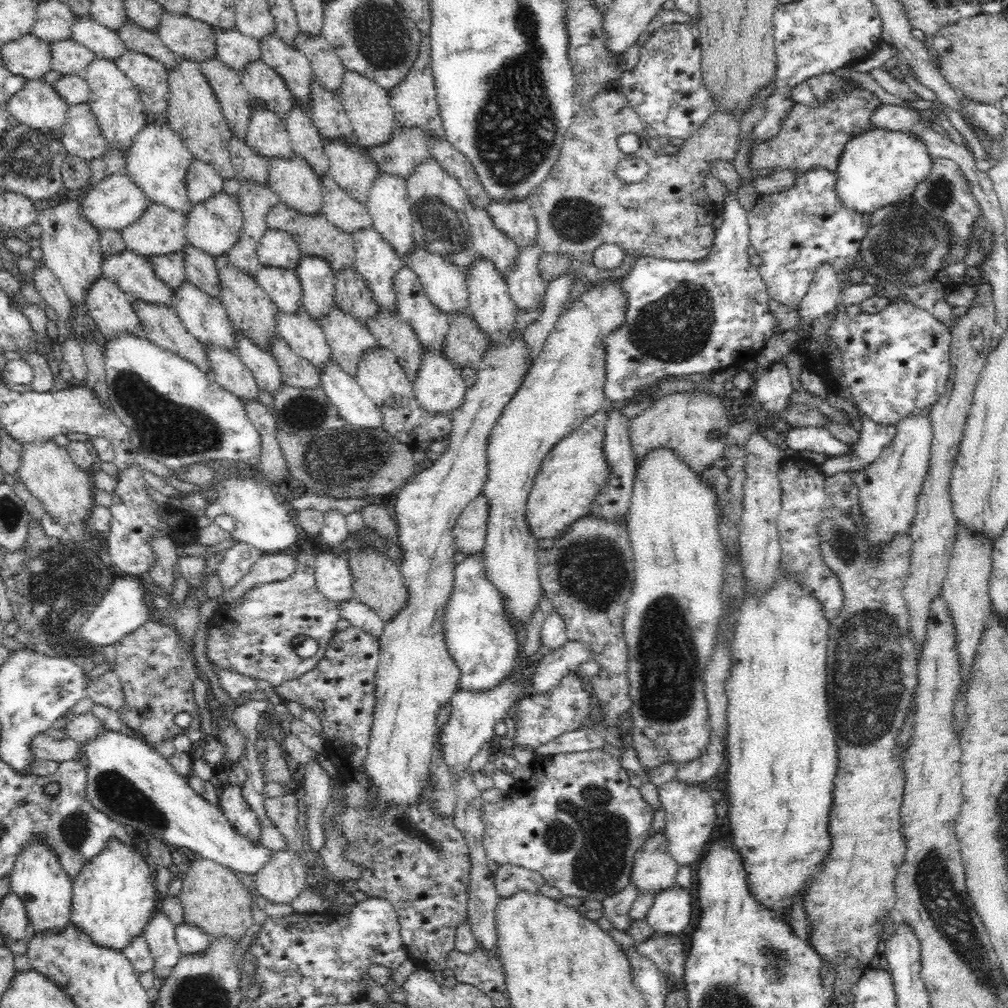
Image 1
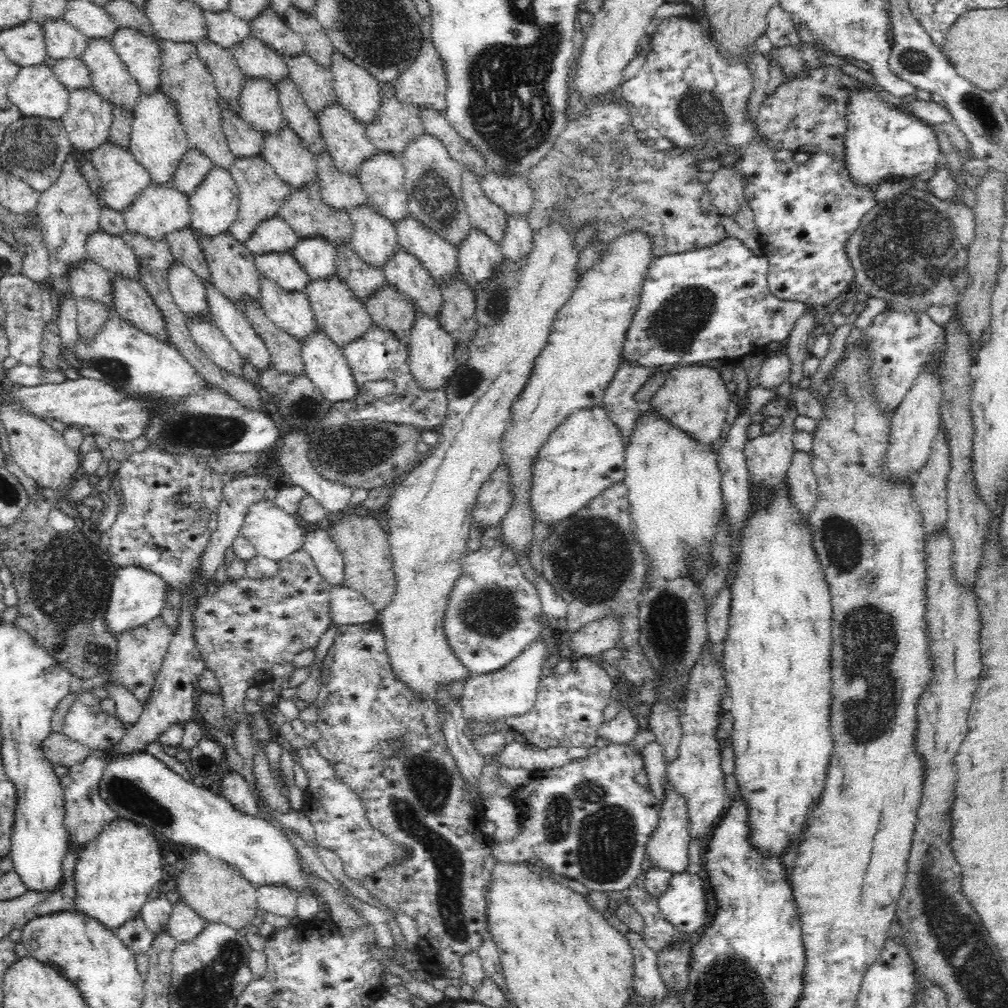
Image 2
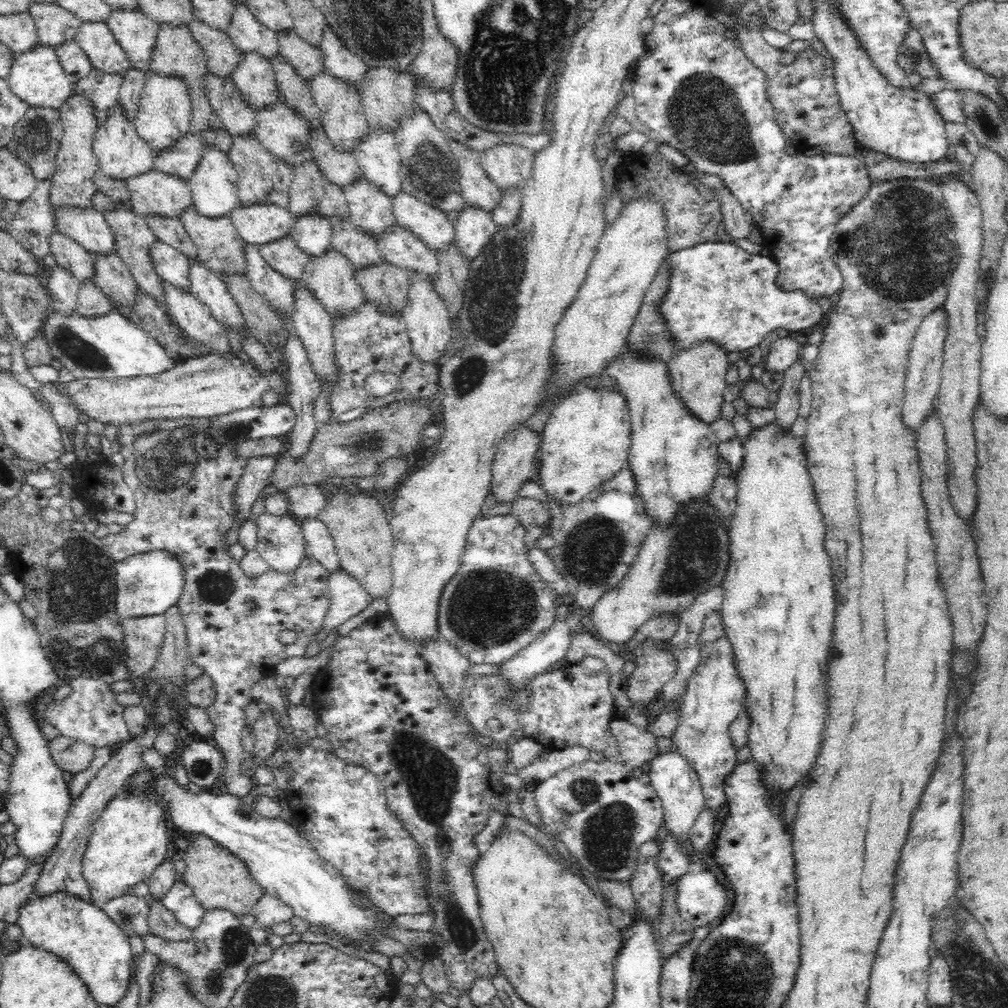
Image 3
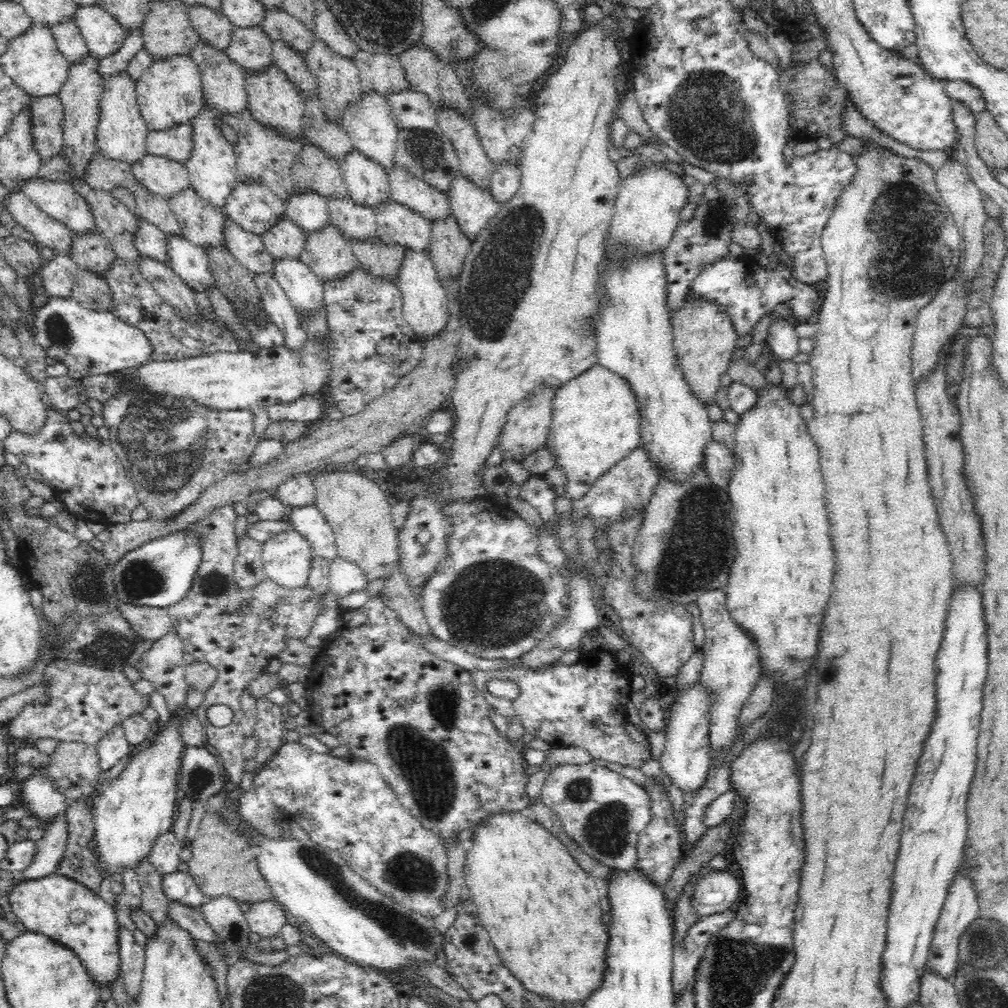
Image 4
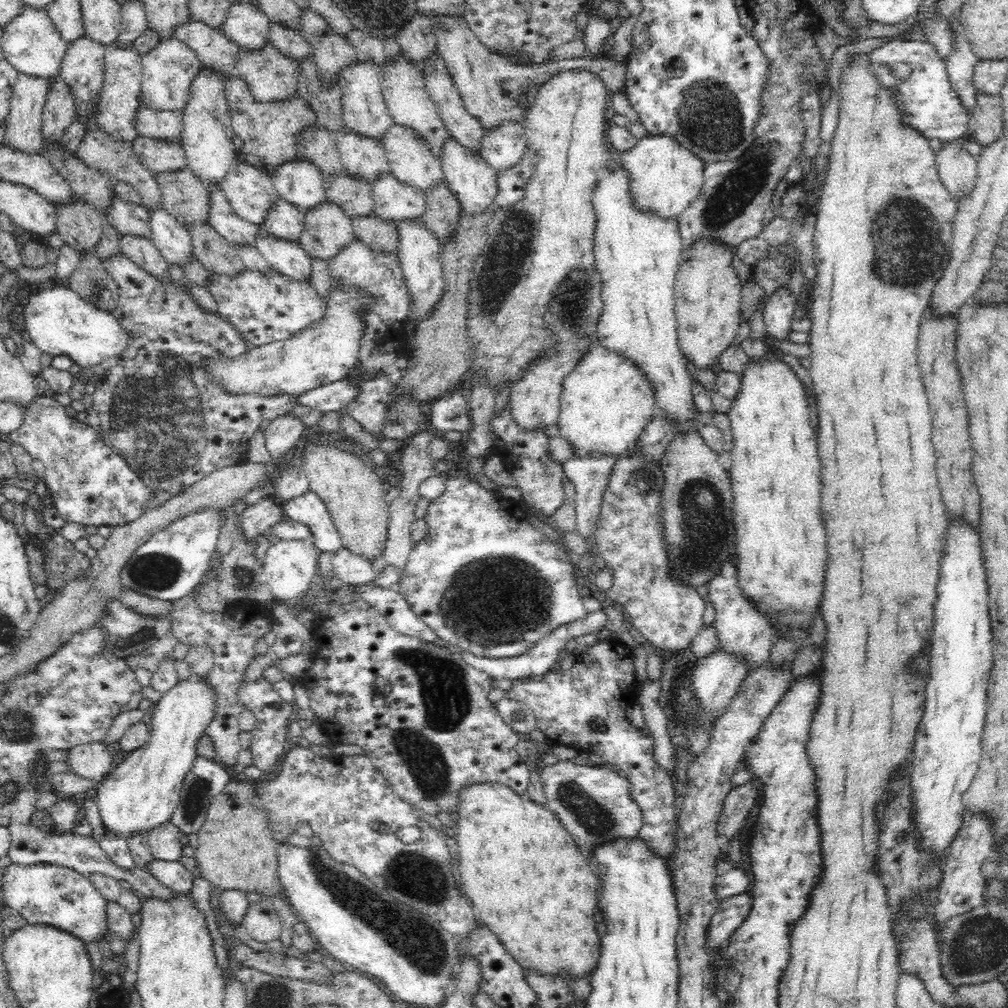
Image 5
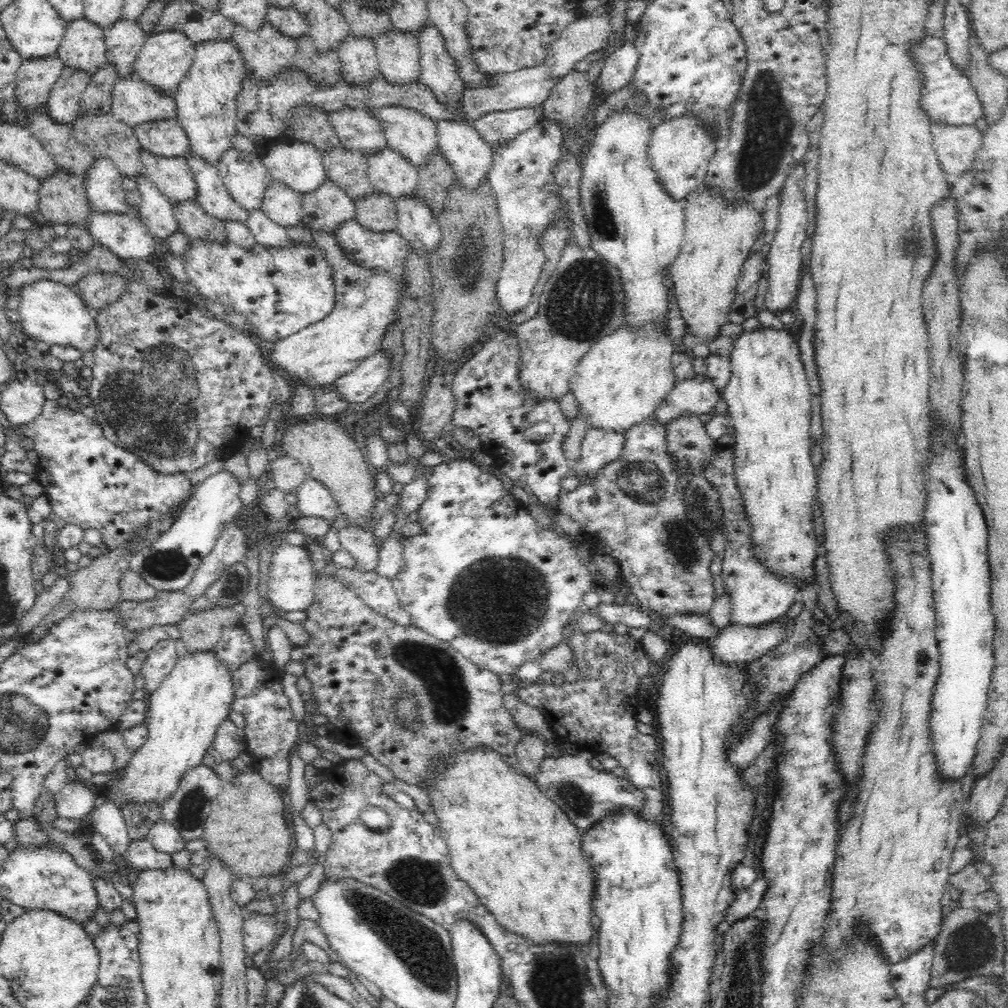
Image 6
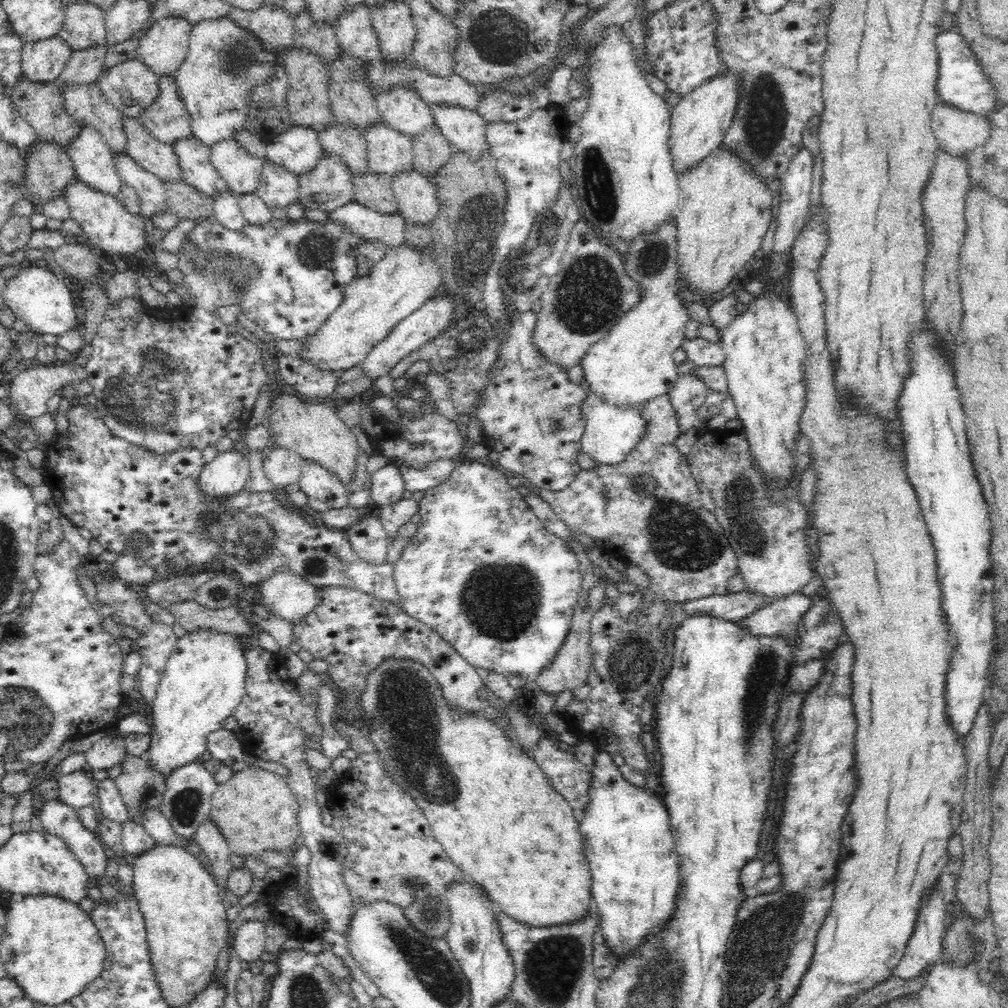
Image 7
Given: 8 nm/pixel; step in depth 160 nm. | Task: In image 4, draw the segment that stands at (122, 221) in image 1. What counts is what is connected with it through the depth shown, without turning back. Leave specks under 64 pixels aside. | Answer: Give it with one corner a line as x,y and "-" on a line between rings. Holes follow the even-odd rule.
127,70
106,78
99,103
99,124
97,126
97,150
106,157
133,165
147,152
146,135
148,127
140,113
137,85

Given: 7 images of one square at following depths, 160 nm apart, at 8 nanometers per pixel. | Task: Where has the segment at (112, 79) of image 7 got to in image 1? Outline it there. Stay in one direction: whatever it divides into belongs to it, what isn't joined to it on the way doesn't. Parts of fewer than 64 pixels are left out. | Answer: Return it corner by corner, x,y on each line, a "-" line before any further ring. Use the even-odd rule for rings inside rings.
193,159
186,174
187,194
193,204
223,191
224,180
210,164

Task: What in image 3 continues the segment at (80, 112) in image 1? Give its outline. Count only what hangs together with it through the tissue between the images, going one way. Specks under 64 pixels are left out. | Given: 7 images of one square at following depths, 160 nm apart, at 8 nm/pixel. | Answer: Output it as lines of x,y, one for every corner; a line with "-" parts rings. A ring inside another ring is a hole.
92,68
86,78
74,84
74,94
84,96
94,106
97,122
102,124
108,114
110,106
114,106
119,98
119,91
125,76
111,74

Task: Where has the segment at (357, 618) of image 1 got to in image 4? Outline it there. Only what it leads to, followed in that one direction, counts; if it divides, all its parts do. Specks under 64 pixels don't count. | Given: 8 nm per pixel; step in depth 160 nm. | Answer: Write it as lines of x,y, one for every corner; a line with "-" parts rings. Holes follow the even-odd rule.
340,557
334,558
330,562
329,582
329,591
334,592
339,600
344,598
346,594
362,592
369,583
358,565

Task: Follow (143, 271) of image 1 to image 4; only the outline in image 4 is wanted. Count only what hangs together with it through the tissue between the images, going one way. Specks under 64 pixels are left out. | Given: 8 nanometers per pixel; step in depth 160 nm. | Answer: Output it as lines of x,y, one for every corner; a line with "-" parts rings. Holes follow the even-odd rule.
32,178
22,184
21,192
75,233
98,231
86,199
75,192
70,182
51,182

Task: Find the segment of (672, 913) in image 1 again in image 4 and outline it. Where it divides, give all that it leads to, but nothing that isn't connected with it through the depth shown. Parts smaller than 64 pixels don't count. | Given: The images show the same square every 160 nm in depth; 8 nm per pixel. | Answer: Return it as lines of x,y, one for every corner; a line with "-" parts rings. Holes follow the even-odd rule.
727,870
706,874
694,888
692,907
704,918
728,910
740,896
742,884

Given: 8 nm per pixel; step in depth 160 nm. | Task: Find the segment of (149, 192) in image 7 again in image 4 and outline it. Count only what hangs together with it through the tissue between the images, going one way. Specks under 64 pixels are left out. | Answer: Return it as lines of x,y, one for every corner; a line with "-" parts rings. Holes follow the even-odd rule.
167,235
169,267
190,287
204,292
216,287
204,247
192,244
184,235

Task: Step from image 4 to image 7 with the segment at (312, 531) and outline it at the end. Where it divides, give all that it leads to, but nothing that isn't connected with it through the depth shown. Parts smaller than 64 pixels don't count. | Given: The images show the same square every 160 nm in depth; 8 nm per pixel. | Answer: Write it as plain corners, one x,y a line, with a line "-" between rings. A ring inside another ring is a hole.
303,459
298,484
299,490
309,498
307,504
317,512
340,510
349,504
350,494
345,490
344,483
334,473
308,459

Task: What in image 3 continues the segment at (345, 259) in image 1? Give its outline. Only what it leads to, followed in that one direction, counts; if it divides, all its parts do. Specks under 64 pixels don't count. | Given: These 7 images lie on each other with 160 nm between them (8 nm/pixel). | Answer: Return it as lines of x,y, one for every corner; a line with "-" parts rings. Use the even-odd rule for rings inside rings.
313,158
296,166
294,171
286,208
294,220
306,213
320,213
328,220
332,217
349,218
350,209
345,193
319,172
320,168

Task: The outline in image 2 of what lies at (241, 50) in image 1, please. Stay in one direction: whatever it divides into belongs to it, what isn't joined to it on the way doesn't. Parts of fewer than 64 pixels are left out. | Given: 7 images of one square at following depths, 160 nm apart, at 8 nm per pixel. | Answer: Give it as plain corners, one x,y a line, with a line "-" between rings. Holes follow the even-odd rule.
229,8
218,12
203,11
203,15
209,40
227,50
233,51
234,46
240,44
240,40
253,36
251,23
238,18

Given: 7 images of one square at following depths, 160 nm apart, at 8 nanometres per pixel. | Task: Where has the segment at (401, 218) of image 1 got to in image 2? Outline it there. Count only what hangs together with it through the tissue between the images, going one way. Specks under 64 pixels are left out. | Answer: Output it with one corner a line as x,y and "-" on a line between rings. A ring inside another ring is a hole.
376,151
374,156
361,162
358,178
370,207
390,219
394,226
410,213
405,189
405,169
400,156

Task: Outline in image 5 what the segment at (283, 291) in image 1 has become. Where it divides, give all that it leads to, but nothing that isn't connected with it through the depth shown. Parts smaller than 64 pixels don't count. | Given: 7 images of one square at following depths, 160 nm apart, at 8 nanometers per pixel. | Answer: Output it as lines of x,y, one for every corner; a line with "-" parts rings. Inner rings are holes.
280,198
266,213
262,227
278,239
297,242
303,231
304,223
304,217
298,216
294,204

